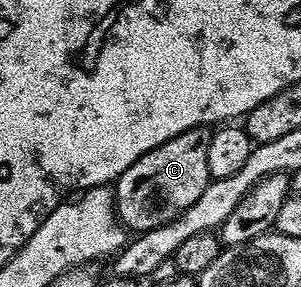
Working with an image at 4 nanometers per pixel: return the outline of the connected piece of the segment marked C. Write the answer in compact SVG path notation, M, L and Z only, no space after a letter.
M205 126L187 130L167 142L163 142L163 146L155 146L155 150L143 154L143 158L136 160L121 177L117 178L115 182L117 215L123 221L126 229L134 228L134 233L142 234L163 226L185 212L199 198L199 194L203 194L203 190L207 190L210 182L207 170L207 146L210 135L210 129Z

